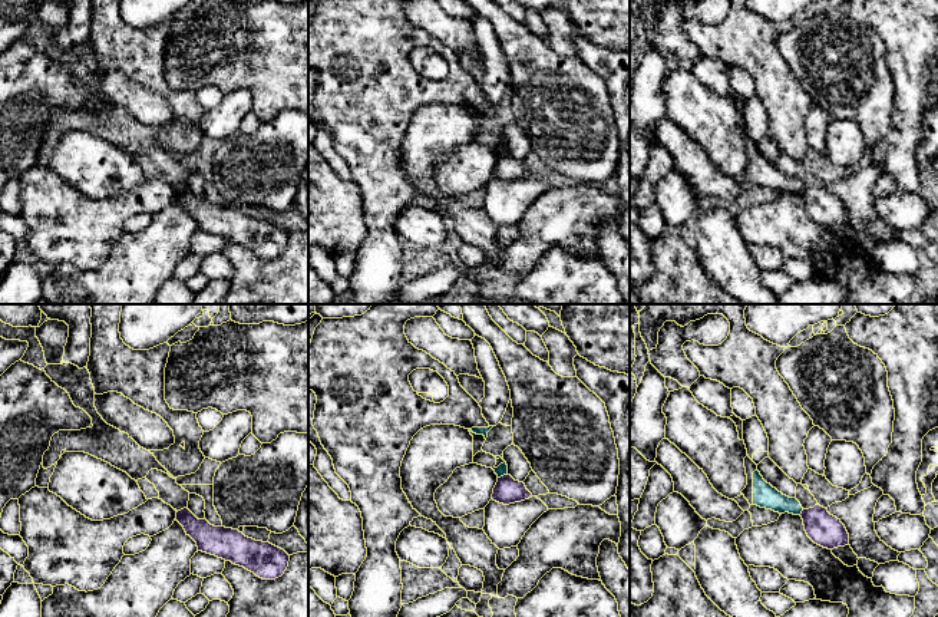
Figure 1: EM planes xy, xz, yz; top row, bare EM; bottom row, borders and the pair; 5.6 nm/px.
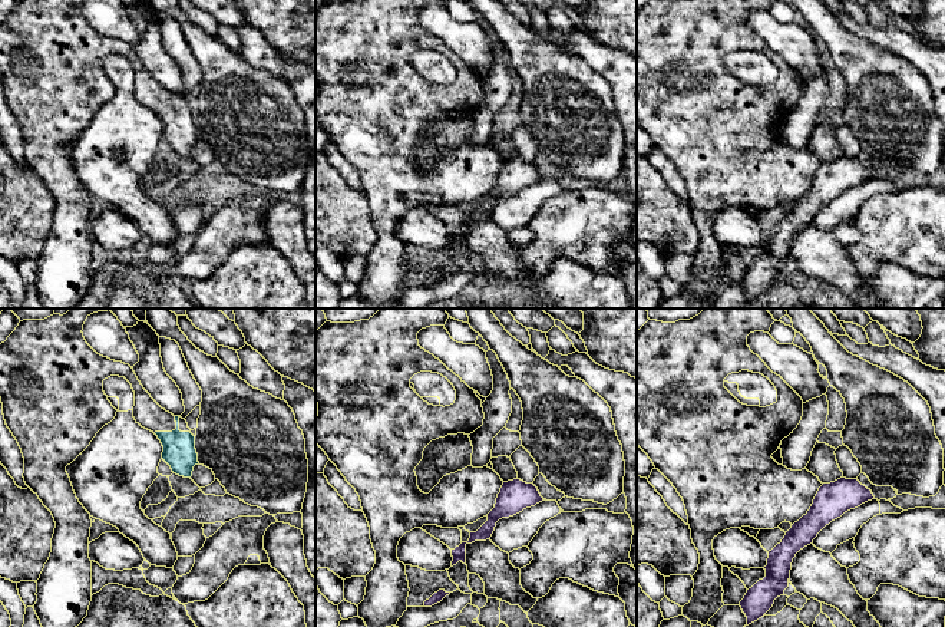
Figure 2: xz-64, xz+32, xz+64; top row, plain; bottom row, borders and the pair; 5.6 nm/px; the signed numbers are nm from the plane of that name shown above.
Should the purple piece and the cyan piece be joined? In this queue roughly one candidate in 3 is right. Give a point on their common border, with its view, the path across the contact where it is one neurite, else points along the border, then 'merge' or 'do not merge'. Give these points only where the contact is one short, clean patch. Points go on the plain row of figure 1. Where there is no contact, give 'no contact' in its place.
meets purple in xz at (504, 154); border along xz (507, 151), (498, 157); do not merge

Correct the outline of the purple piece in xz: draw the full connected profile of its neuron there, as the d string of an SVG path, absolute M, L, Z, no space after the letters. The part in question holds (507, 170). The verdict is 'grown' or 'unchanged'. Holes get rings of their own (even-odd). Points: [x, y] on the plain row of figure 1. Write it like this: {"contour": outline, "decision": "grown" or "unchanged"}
{"contour": "M508 152L498 156L492 172L492 178L503 184L521 181L529 175L532 175L532 172L526 168L525 162L515 159Z", "decision": "unchanged"}

